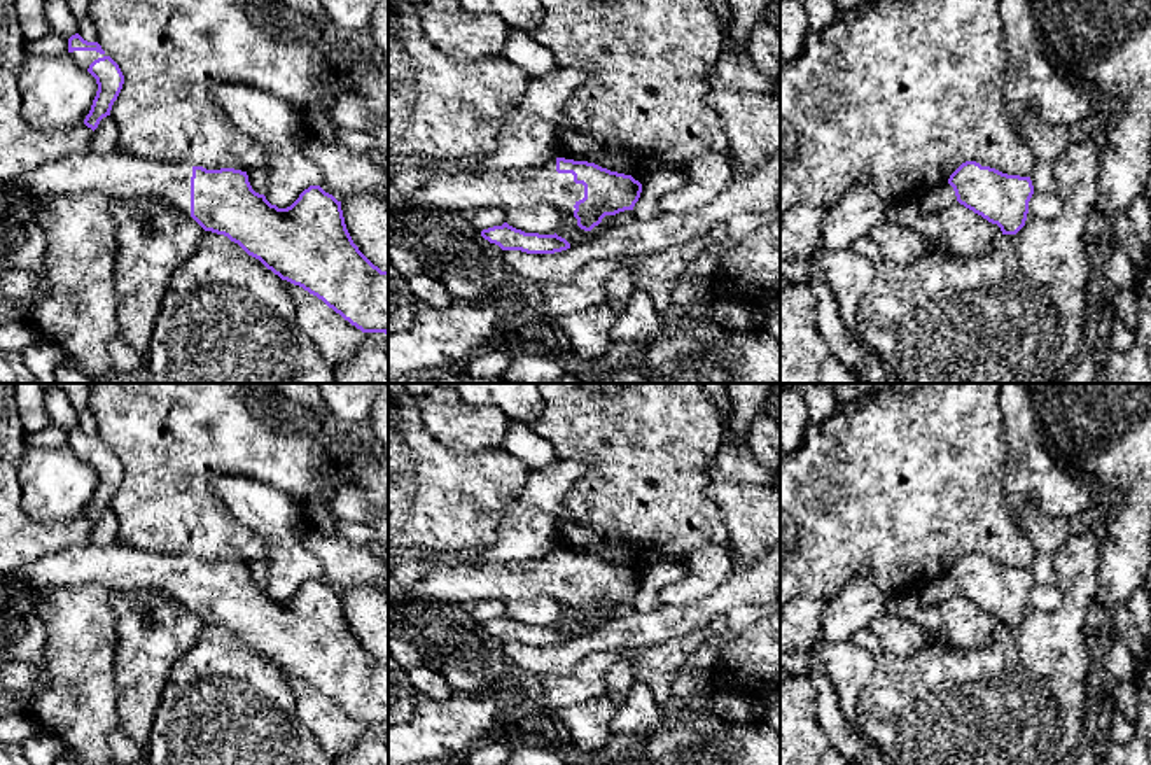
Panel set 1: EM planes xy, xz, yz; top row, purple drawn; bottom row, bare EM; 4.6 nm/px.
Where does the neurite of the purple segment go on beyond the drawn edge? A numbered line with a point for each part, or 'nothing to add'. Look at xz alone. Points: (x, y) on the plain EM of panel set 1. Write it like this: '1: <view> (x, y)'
1: xz (457, 583)

